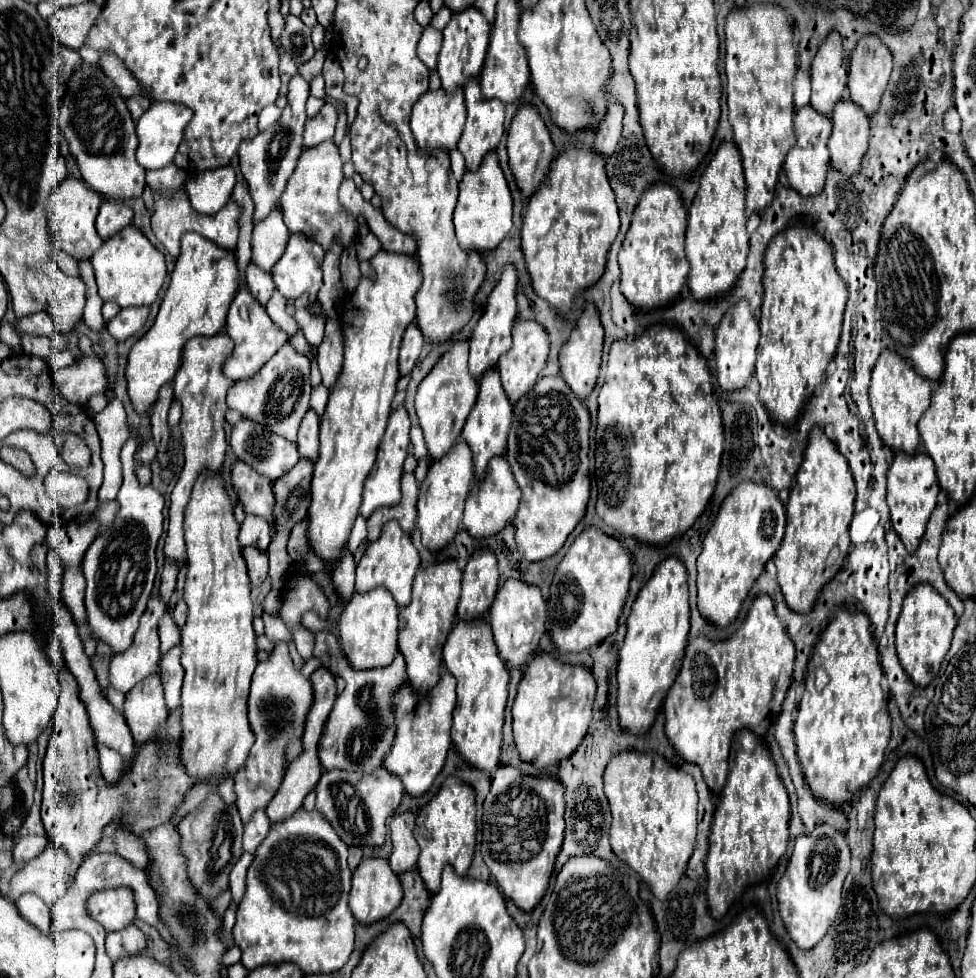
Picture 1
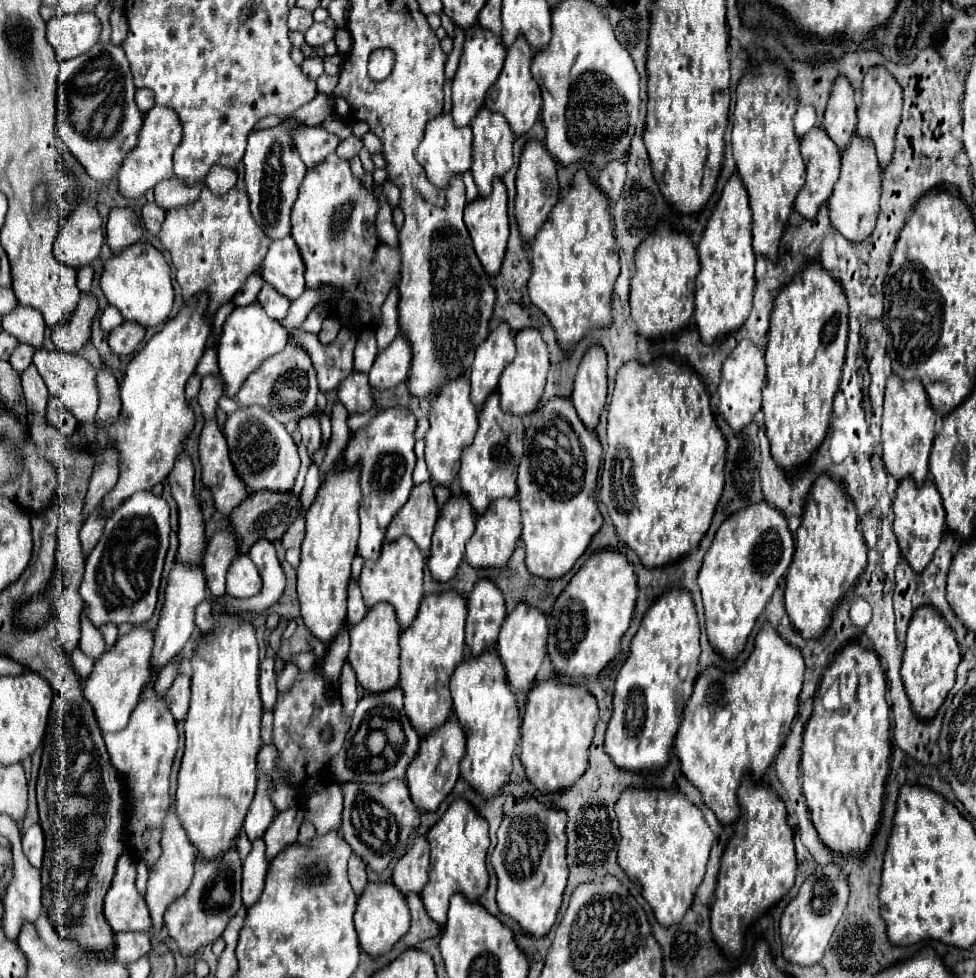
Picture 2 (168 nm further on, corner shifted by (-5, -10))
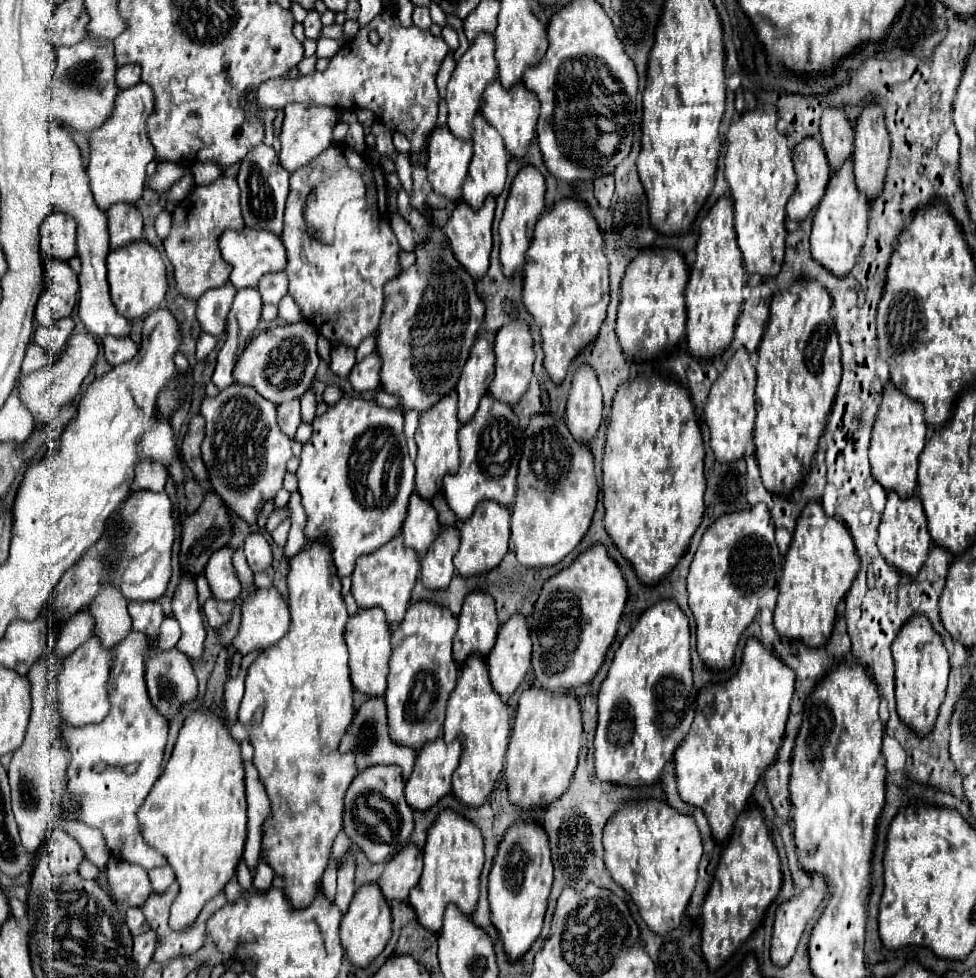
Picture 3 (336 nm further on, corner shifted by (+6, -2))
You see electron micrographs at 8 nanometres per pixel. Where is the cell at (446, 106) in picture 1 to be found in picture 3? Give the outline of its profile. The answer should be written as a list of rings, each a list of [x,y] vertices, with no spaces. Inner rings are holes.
[[[446,125],[434,127],[426,147],[426,171],[432,189],[448,199],[460,197],[462,179],[472,159],[472,141],[454,137]]]

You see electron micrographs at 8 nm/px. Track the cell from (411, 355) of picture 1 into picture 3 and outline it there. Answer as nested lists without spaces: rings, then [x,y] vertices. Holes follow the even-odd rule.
[[[374,351],[362,363],[356,363],[350,373],[350,383],[356,391],[372,391],[380,385],[380,355]]]

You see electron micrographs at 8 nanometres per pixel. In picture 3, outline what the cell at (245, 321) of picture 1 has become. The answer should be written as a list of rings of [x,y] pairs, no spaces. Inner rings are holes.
[[[238,289],[234,305],[226,319],[226,339],[216,357],[216,369],[212,373],[212,383],[218,389],[226,389],[234,383],[232,371],[246,349],[246,345],[256,335],[256,327],[262,319],[262,301],[256,289]]]

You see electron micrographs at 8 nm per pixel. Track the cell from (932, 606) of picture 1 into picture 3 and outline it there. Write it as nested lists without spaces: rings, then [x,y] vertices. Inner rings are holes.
[[[924,615],[910,617],[900,629],[896,641],[892,643],[892,659],[896,667],[896,709],[900,719],[920,735],[932,729],[938,709],[944,701],[948,685],[948,651],[942,643],[942,637],[934,631],[932,623]]]

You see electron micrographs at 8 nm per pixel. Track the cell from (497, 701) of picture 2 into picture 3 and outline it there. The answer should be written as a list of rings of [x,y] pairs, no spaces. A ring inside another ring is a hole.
[[[472,655],[464,661],[460,669],[456,689],[450,693],[446,705],[444,721],[444,739],[448,743],[458,739],[462,745],[460,765],[458,771],[454,771],[452,775],[452,791],[464,805],[478,807],[488,799],[496,779],[504,769],[508,737],[510,737],[508,707],[502,703],[500,695],[490,687],[490,677],[484,659]]]

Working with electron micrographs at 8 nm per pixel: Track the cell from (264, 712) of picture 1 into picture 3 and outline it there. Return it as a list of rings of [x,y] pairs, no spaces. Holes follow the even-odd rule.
[[[240,859],[240,863],[238,863],[236,877],[238,877],[238,883],[240,883],[242,889],[250,889],[250,887],[252,887],[252,871],[250,871],[250,867],[246,865],[244,859]]]

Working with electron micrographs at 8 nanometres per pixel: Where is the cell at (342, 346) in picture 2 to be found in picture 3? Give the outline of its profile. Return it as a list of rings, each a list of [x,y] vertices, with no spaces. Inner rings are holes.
[[[308,389],[302,397],[302,419],[306,423],[310,423],[314,417],[316,417],[316,391],[314,389]]]

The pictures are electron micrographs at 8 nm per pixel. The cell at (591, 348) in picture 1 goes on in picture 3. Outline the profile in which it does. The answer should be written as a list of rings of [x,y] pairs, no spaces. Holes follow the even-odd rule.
[[[580,365],[572,377],[570,397],[566,403],[566,425],[574,439],[590,441],[602,423],[602,391],[596,371]]]

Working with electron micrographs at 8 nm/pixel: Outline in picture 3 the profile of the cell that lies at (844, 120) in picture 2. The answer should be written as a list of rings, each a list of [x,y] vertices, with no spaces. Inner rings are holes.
[[[826,107],[820,117],[820,137],[832,169],[838,169],[842,161],[852,155],[854,129],[848,121],[844,107]]]

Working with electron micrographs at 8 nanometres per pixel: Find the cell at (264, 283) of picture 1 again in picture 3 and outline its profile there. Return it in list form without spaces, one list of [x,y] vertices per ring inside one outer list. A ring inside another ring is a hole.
[[[270,273],[270,275],[264,275],[258,285],[256,285],[260,297],[262,297],[262,303],[278,303],[286,291],[288,291],[288,279],[286,279],[286,273]]]

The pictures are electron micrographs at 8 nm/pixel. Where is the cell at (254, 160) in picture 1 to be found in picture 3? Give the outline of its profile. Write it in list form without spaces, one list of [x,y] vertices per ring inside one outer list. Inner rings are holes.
[[[260,143],[258,147],[250,149],[246,159],[242,159],[240,171],[238,171],[238,185],[242,191],[242,215],[248,227],[266,229],[280,235],[284,203],[288,195],[288,179],[290,179],[290,173],[284,171],[284,167],[280,165],[280,159],[274,147]]]

